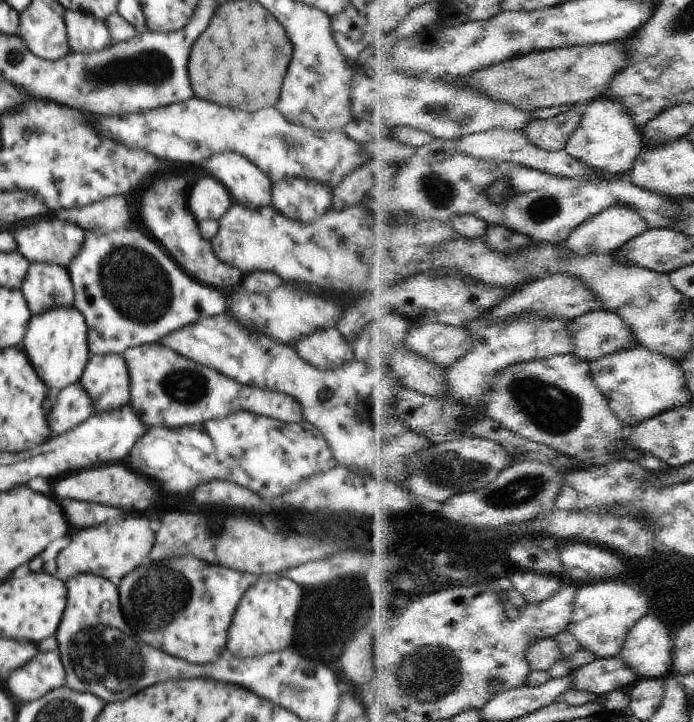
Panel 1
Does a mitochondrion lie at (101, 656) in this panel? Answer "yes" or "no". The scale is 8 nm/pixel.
yes

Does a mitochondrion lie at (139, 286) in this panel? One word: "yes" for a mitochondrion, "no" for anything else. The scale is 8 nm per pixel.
yes

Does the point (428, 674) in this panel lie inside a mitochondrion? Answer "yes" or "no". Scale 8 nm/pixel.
yes

